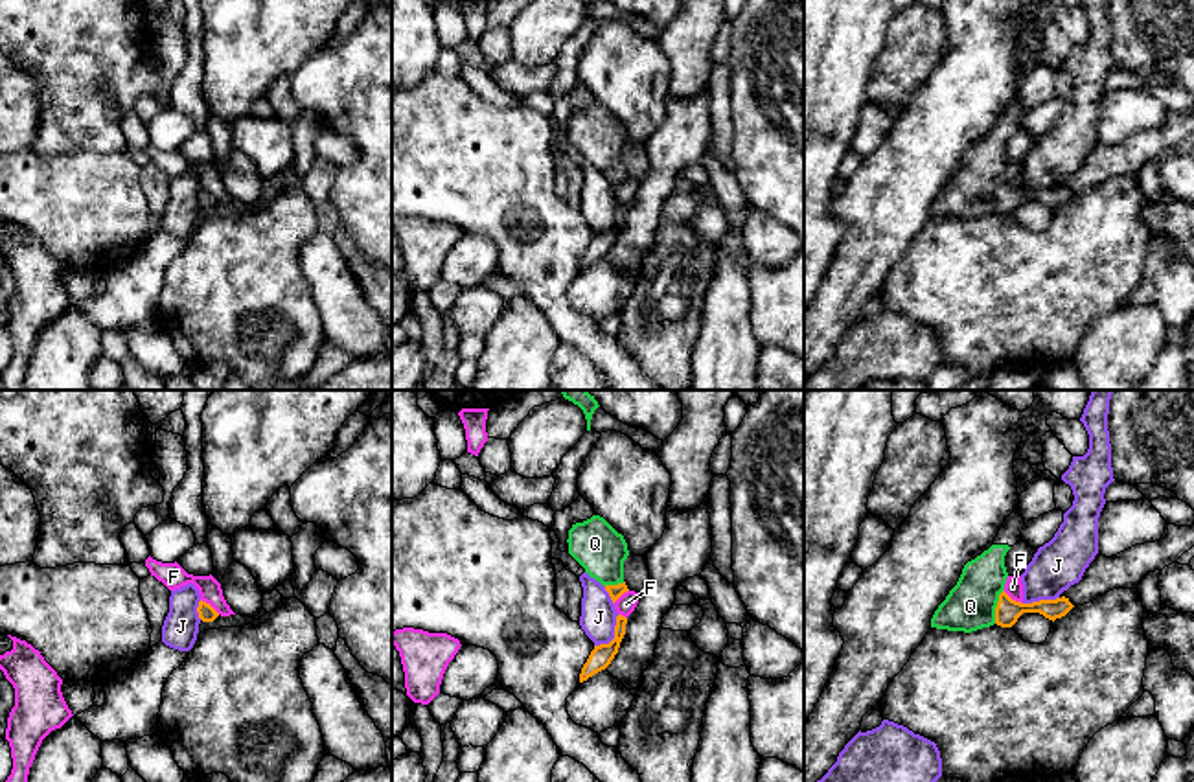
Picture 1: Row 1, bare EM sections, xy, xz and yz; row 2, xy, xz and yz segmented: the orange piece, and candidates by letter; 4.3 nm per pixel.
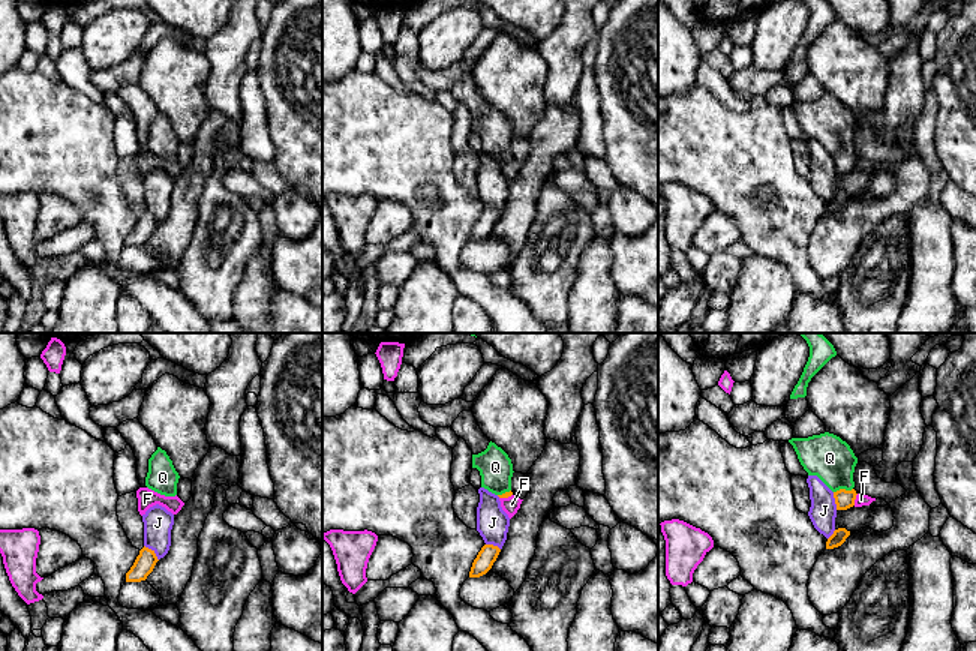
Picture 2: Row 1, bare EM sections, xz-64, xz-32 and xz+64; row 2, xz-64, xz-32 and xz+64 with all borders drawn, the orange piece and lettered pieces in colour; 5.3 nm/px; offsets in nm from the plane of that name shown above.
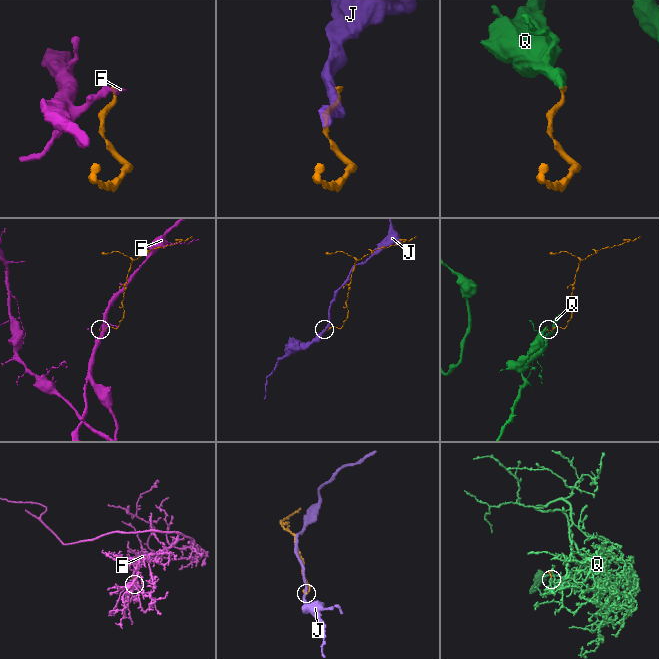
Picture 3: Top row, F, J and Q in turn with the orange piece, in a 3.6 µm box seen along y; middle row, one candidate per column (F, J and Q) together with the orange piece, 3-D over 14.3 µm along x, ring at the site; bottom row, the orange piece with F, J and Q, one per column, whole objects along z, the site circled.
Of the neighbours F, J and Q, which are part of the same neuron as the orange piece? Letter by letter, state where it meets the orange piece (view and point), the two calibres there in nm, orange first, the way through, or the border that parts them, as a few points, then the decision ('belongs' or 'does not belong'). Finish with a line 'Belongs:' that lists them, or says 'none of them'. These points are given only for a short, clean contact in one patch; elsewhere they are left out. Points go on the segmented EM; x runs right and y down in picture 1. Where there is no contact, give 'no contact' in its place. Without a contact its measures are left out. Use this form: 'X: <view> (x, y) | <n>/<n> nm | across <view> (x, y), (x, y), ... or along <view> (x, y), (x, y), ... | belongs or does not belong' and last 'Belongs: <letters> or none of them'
F: xy (208, 604) | 80/110 nm | does not belong
J: xz (615, 635) | 100/160 nm | does not belong
Q: yz (998, 606) | 110/220 nm | across yz (1007, 611), (998, 606), (970, 606) | belongs
Belongs: Q

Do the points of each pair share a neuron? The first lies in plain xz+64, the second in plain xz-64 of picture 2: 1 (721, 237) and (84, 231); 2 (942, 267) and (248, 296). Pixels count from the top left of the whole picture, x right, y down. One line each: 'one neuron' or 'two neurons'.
1: two neurons
2: one neuron

